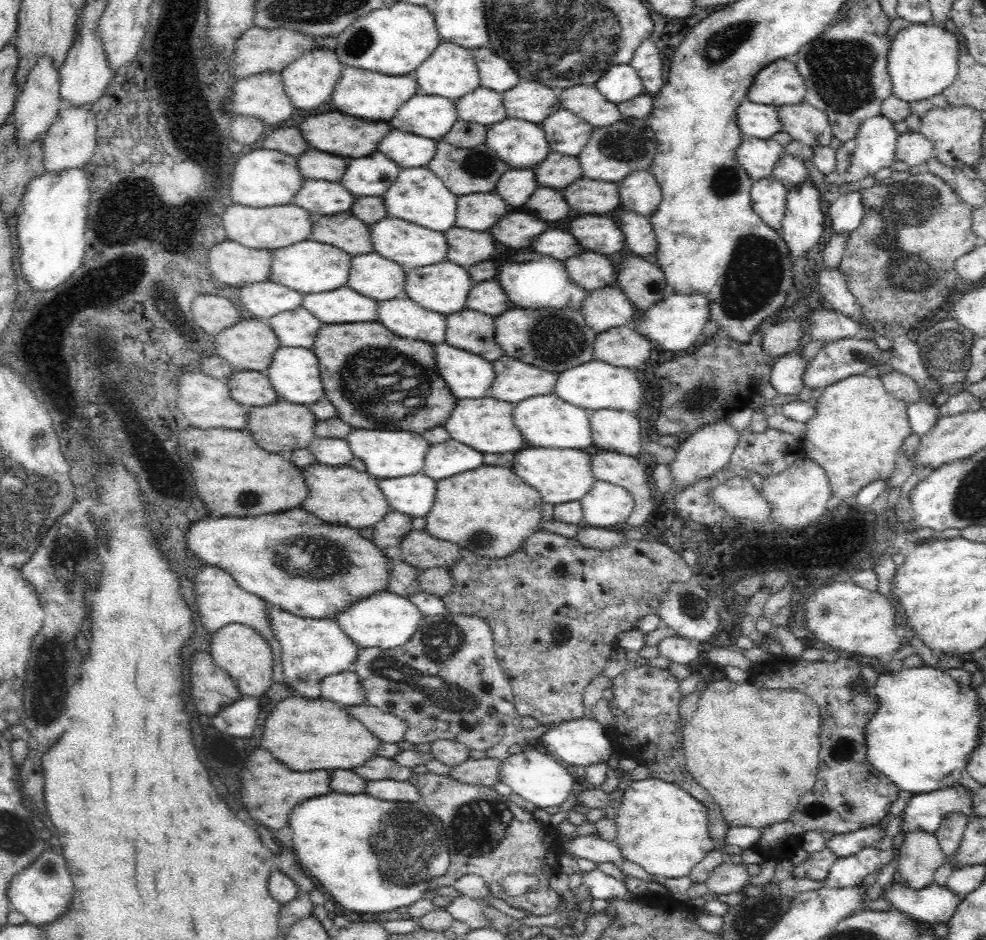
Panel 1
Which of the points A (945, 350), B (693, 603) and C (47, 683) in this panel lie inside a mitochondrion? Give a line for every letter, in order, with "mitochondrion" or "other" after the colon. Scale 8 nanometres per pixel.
A: mitochondrion
B: mitochondrion
C: mitochondrion

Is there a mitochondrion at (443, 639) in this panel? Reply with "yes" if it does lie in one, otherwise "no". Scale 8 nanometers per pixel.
yes

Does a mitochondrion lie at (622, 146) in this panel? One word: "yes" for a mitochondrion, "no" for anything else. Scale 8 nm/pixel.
yes

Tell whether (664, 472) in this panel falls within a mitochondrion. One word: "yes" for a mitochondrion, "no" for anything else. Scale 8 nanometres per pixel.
no

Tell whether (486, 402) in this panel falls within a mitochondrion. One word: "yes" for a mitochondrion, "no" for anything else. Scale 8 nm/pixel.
no

